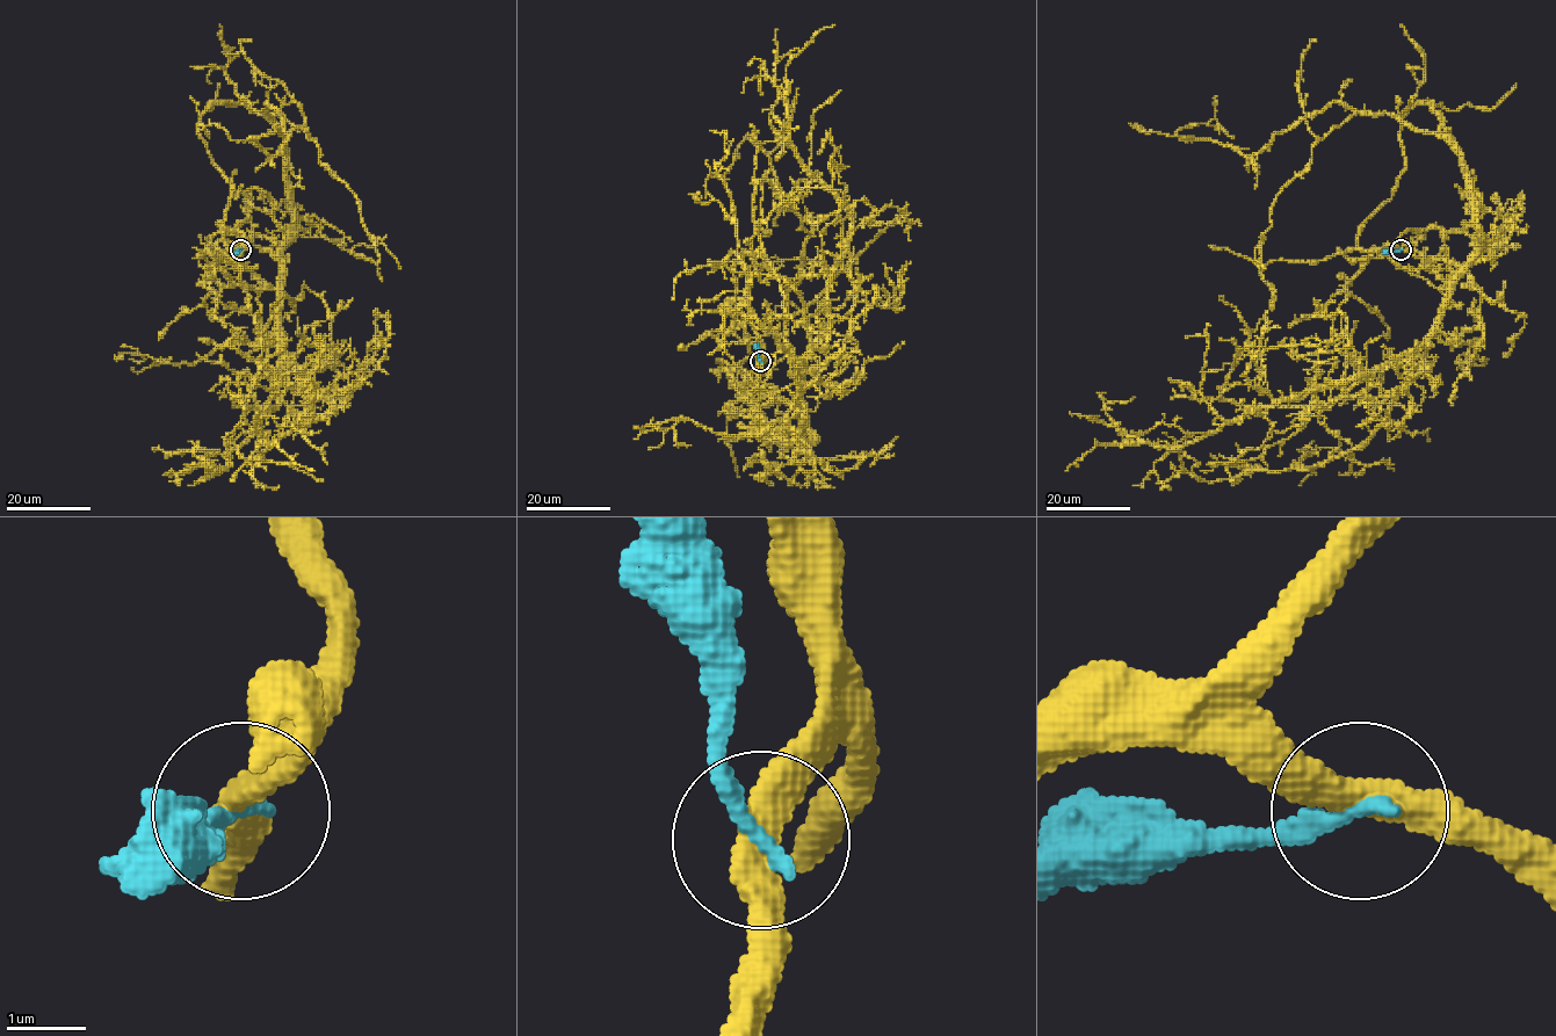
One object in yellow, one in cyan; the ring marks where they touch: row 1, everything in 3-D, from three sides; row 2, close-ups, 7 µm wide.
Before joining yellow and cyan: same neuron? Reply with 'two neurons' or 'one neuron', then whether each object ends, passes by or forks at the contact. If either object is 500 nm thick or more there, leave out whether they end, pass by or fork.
two neurons; yellow passes by; cyan ends there

